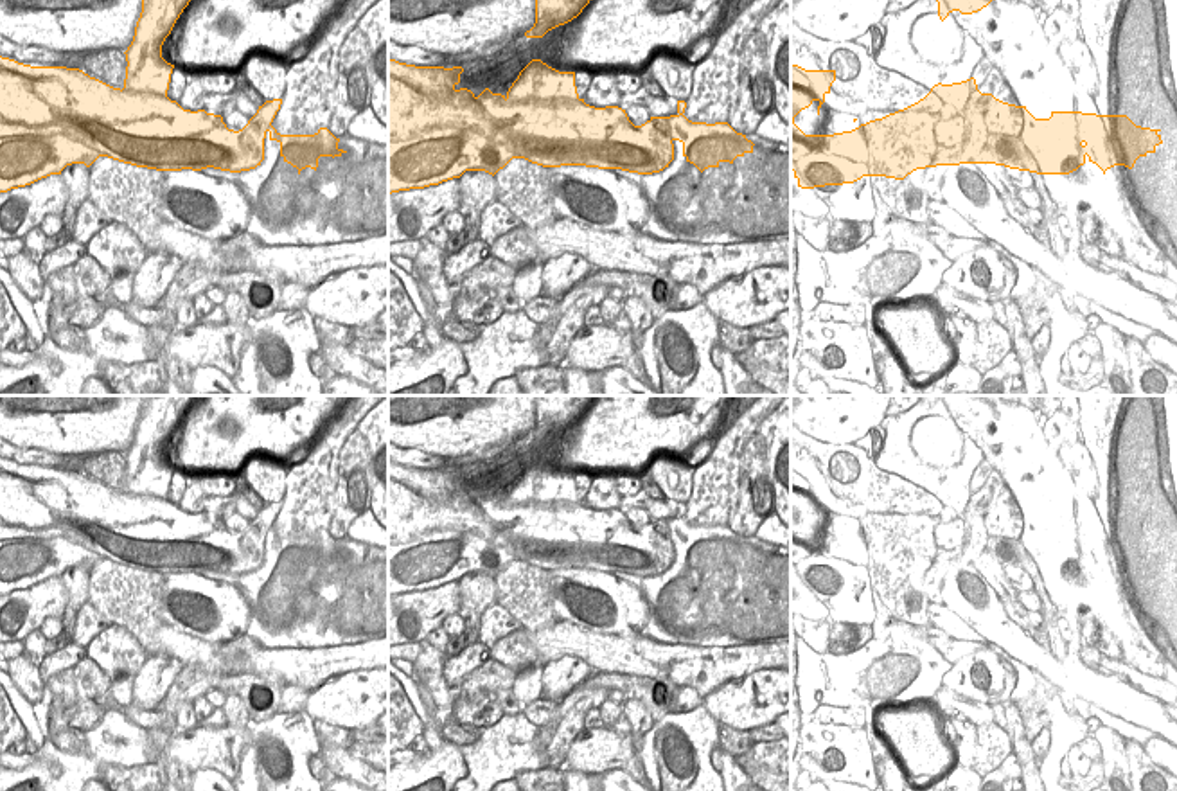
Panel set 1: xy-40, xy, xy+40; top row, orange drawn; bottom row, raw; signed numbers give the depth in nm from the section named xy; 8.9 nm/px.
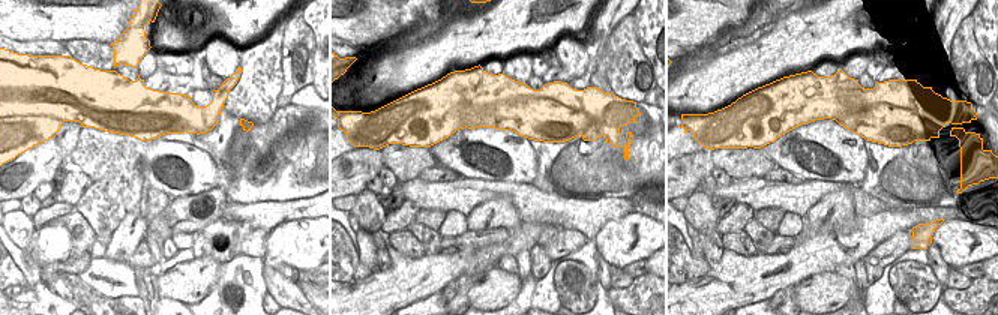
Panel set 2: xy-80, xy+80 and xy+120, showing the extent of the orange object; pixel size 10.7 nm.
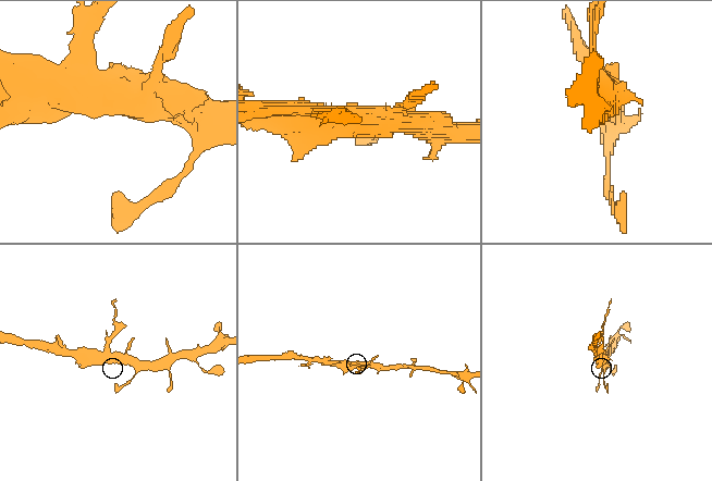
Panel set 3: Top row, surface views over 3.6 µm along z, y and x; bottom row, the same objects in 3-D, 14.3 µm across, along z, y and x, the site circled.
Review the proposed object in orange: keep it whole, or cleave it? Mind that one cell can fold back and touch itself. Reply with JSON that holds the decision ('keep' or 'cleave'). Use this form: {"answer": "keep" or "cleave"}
{"answer": "cleave"}

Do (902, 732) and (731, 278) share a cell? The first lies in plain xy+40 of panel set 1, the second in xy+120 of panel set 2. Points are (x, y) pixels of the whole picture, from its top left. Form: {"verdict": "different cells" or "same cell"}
{"verdict": "same cell"}

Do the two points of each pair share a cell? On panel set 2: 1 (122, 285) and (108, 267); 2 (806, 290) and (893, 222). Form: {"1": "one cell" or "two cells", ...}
{"1": "two cells", "2": "two cells"}

